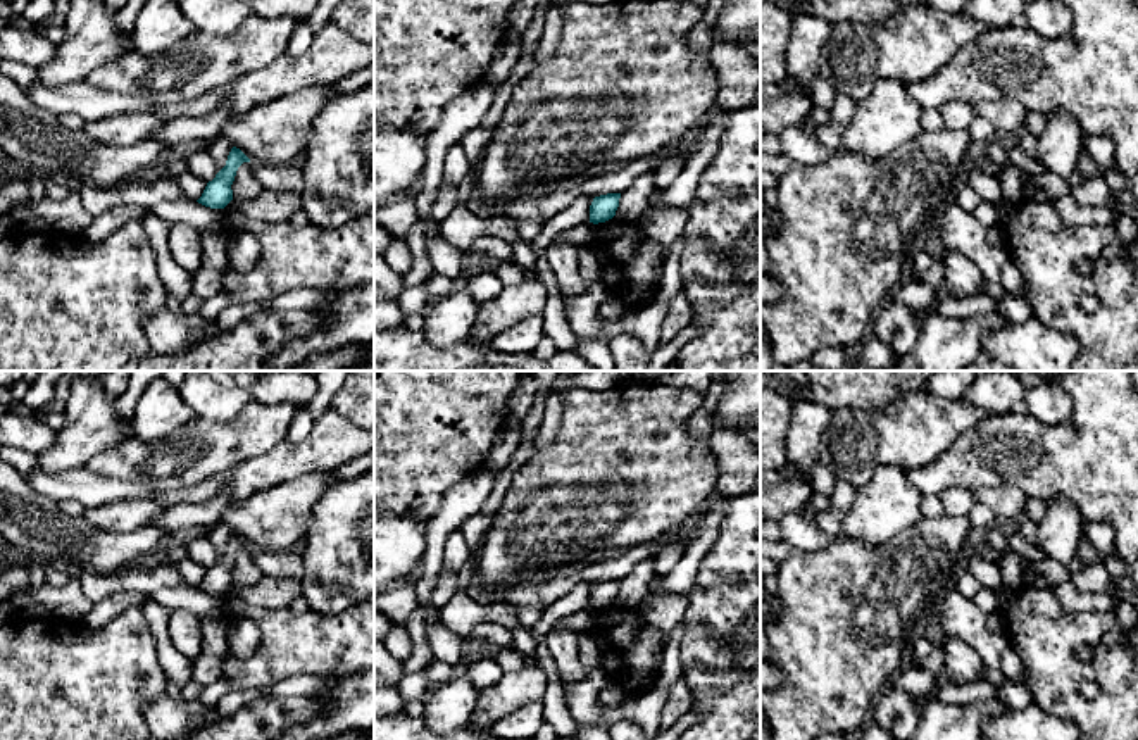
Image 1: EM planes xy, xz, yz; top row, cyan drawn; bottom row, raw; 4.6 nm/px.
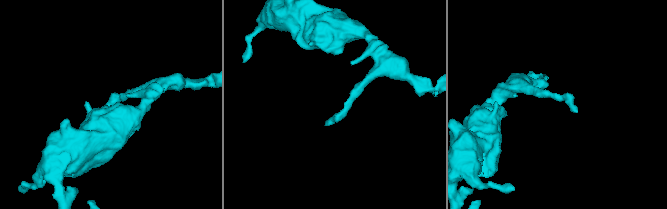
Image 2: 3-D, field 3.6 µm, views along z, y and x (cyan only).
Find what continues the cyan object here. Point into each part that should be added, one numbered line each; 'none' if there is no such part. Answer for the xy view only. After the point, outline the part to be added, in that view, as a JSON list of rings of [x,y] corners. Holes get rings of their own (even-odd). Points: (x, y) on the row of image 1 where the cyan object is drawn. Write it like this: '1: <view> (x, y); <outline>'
none

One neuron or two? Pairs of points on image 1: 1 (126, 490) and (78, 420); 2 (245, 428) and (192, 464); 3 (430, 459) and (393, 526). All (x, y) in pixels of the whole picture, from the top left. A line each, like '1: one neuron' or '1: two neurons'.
1: two neurons
2: one neuron
3: two neurons

